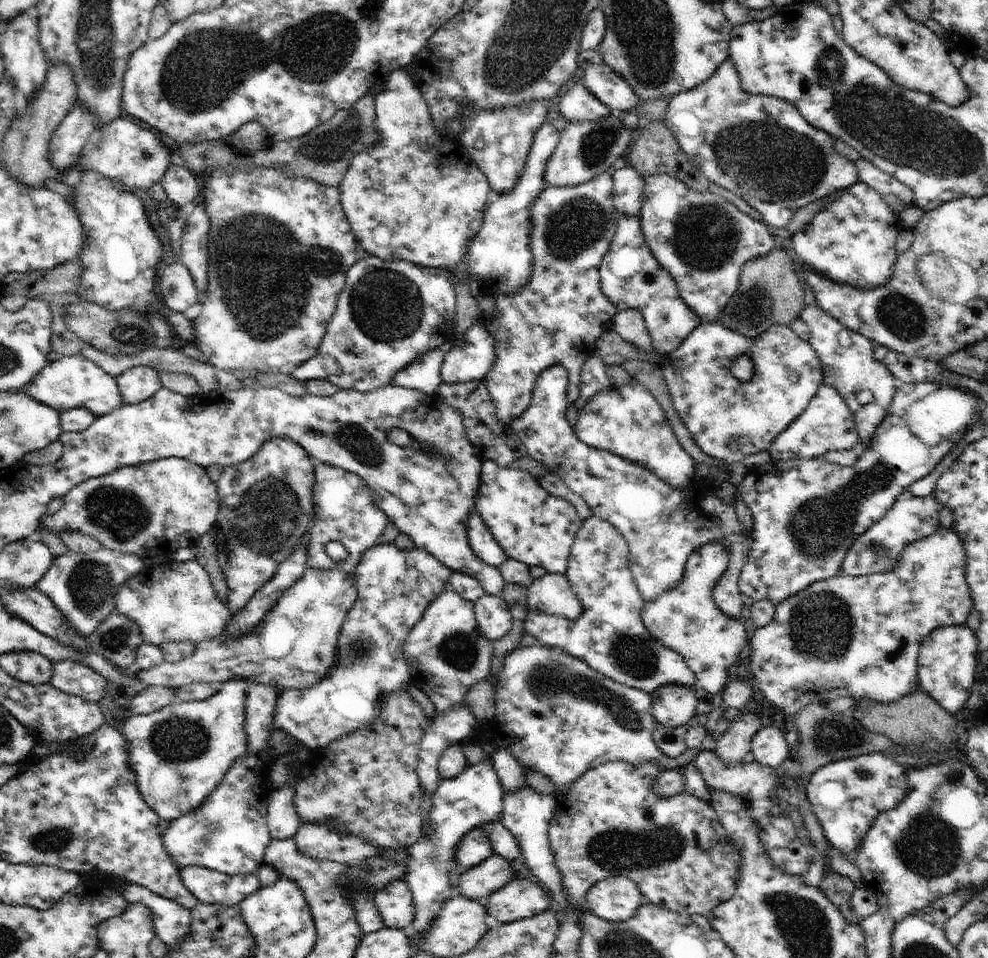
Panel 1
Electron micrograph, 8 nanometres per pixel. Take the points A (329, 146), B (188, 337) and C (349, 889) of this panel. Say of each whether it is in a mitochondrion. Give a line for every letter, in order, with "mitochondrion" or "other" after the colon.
A: mitochondrion
B: other
C: other

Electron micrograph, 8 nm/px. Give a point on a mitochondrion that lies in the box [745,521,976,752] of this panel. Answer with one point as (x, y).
(821, 625)

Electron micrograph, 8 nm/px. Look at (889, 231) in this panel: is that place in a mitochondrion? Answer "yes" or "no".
no

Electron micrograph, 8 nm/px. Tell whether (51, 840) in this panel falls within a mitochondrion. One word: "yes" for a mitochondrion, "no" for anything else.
yes

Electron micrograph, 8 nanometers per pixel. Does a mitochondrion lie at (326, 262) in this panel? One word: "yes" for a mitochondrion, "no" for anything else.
yes

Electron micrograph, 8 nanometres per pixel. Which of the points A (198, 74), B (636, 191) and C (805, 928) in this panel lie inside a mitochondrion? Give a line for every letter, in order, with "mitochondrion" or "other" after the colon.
A: mitochondrion
B: other
C: mitochondrion

